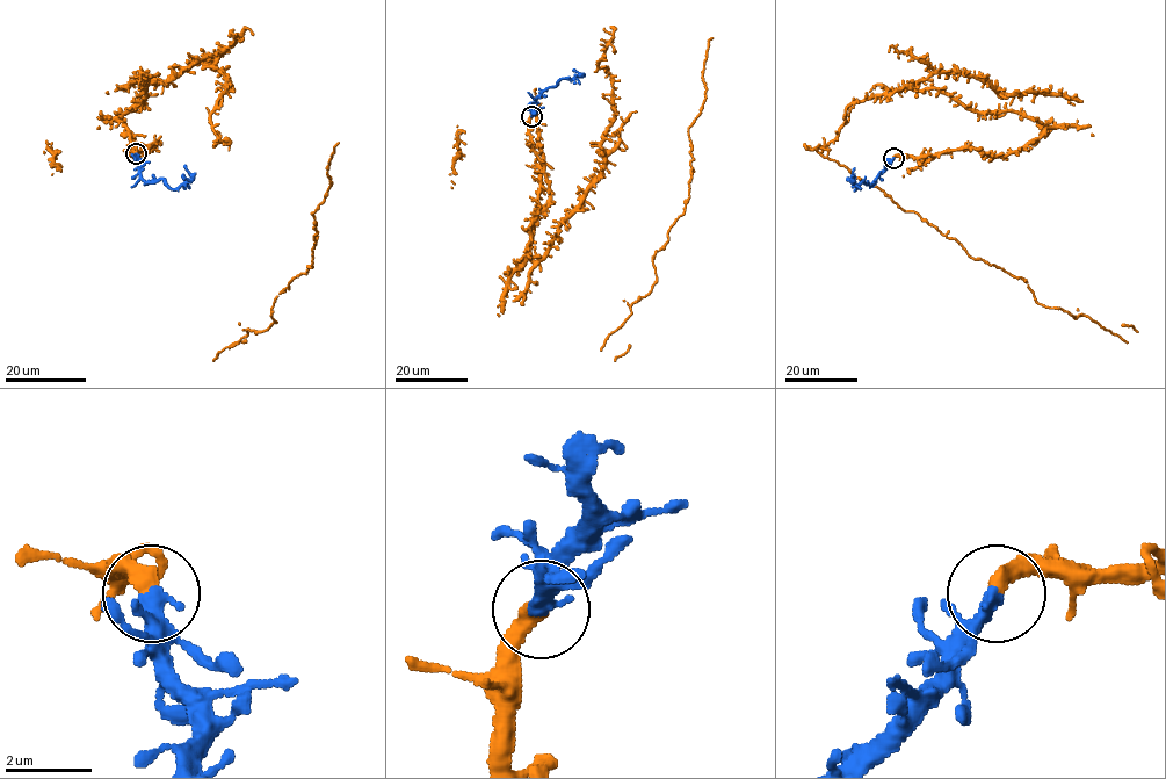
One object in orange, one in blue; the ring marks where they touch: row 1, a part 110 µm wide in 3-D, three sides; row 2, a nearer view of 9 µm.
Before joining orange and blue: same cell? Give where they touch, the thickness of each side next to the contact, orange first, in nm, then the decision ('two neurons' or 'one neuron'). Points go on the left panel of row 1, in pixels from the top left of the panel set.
place (136, 153); calibres 400 and 300 nm; one neuron

